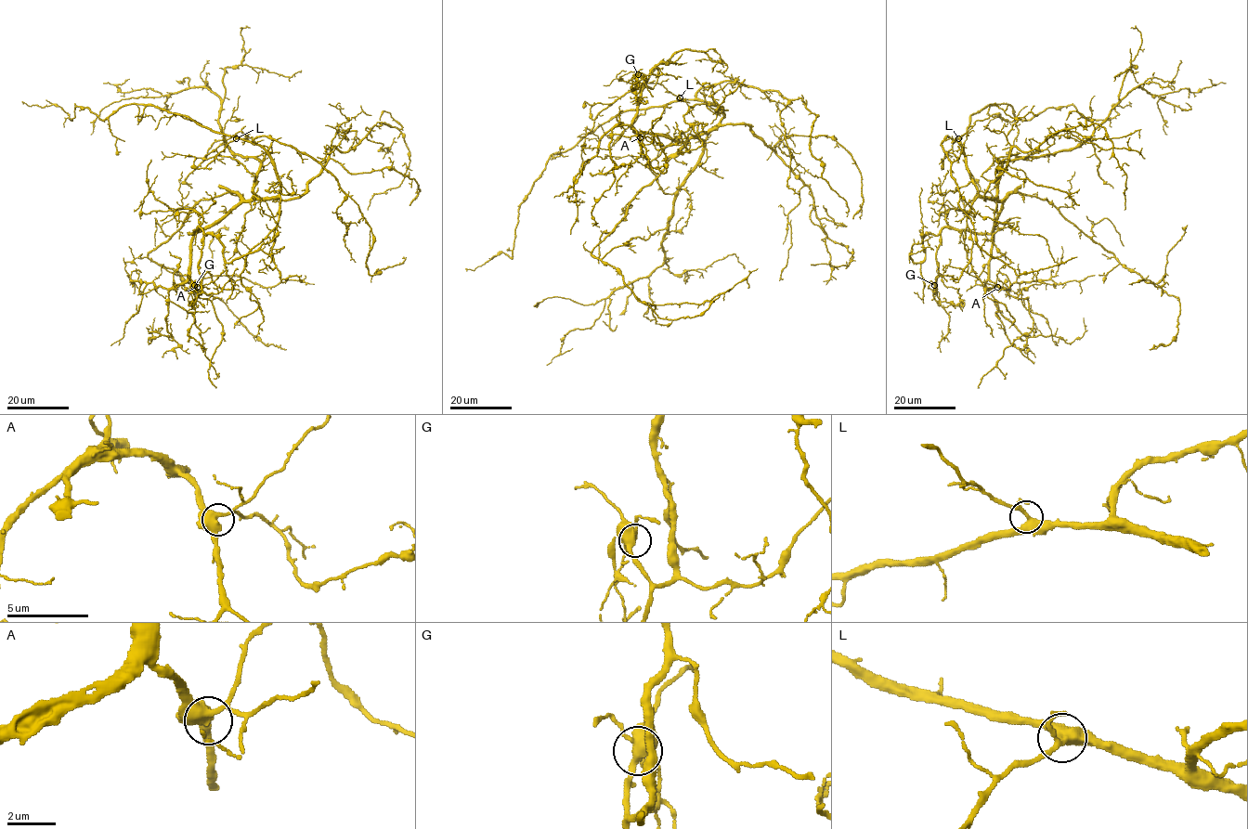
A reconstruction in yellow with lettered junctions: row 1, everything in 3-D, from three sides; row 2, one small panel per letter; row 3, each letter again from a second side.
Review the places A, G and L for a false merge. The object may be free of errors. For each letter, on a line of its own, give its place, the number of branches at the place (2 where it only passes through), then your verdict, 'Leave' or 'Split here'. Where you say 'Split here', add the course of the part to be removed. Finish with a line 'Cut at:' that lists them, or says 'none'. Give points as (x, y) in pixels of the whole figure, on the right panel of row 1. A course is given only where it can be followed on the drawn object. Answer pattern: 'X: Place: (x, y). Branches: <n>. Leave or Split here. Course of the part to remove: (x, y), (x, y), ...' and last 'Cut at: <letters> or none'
A: Place: (997, 287). Branches: 4. Leave
G: Place: (934, 285). Branches: 4. Split here. Course of the part to remove: (934, 285), (941, 302), (955, 305), (959, 303), (957, 290)
L: Place: (958, 138). Branches: 4. Leave
Cut at: G

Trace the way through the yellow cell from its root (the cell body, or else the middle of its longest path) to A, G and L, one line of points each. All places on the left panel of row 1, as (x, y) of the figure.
A: (279, 193), (275, 197), (244, 200), (194, 235), (189, 279), (197, 287)
G: (279, 193), (244, 200), (189, 233), (202, 232), (202, 291), (194, 285)
L: (279, 193), (280, 181), (272, 158), (259, 146), (236, 138)

